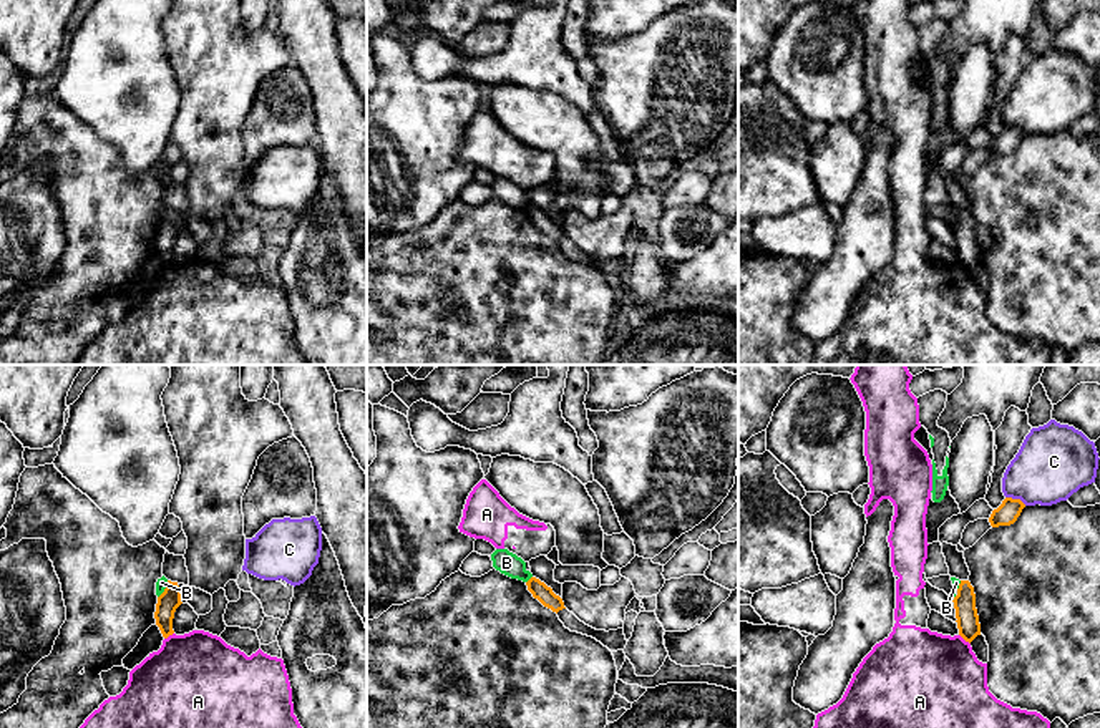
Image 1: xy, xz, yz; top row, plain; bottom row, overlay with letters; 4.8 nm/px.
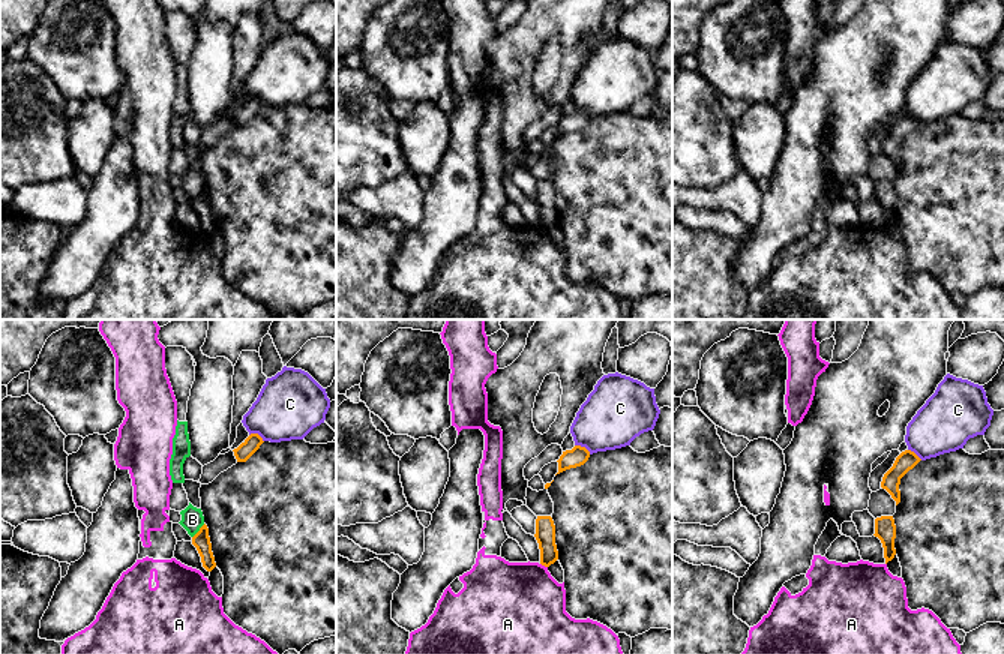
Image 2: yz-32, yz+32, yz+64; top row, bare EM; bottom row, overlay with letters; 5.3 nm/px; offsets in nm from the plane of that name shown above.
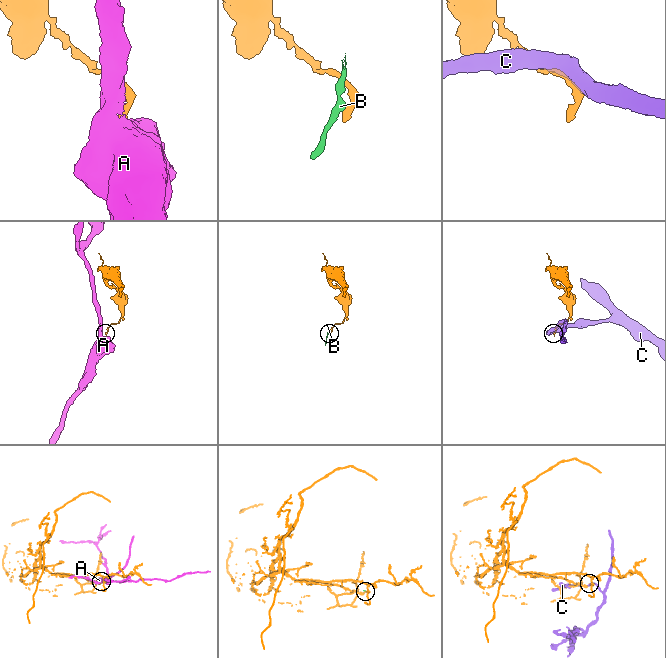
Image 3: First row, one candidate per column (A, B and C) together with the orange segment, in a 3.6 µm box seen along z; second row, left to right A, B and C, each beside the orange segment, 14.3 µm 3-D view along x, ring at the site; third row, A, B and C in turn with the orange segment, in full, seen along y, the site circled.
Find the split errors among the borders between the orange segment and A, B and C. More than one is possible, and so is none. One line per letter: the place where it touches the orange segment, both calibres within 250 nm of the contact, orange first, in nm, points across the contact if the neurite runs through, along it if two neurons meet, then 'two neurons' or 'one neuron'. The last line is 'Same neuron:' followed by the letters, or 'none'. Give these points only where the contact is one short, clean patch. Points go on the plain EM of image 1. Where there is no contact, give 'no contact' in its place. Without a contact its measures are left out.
A: contact yz (964, 267); calibres 110 and 460 nm; border yz (959, 262), (969, 272); two neurons
B: contact xz (530, 208); calibres 90 and 110 nm; border xz (531, 204), (526, 211); two neurons
C: contact yz (1016, 128); calibres 110 and 360 nm; two neurons
Same neuron: none

